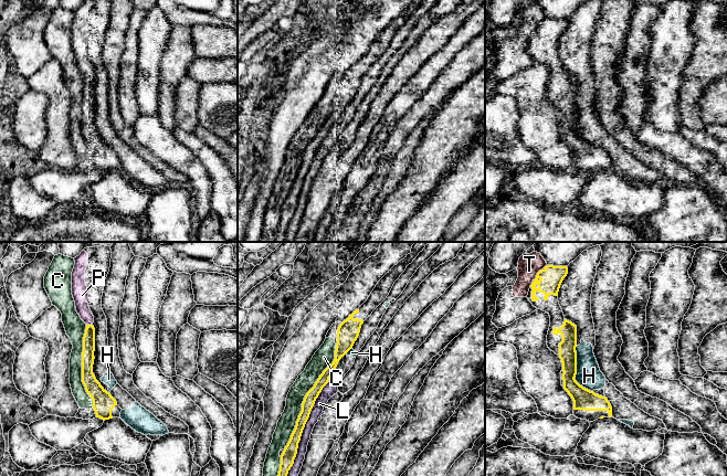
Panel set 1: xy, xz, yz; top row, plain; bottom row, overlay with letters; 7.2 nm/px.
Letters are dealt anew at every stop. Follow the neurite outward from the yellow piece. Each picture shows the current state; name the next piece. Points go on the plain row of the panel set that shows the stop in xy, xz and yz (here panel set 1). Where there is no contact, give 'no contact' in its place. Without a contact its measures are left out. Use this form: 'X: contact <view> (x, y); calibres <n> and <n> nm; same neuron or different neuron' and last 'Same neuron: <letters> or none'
C: contact xz (305, 149); calibres 90 and 130 nm; different neuron
H: contact yz (576, 124); calibres 160 and 180 nm; same neuron
L: contact xz (301, 188); calibres 100 and 80 nm; different neuron
P: contact xy (88, 77); calibres 100 and 120 nm; same neuron
T: contact yz (536, 28); calibres 160 and 160 nm; different neuron
Same neuron: H, P

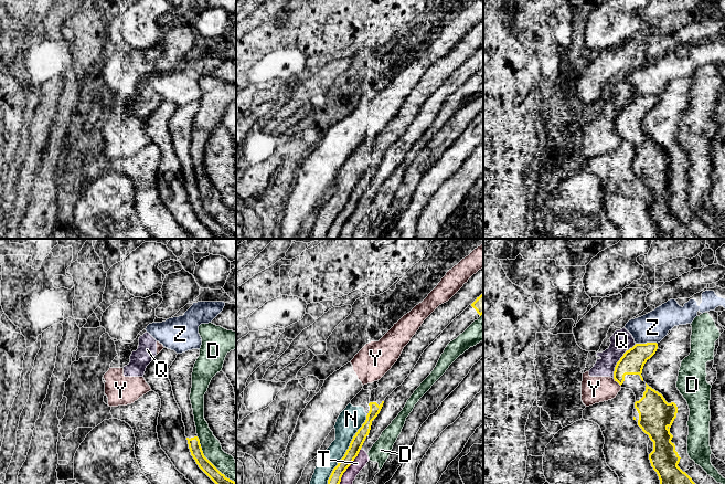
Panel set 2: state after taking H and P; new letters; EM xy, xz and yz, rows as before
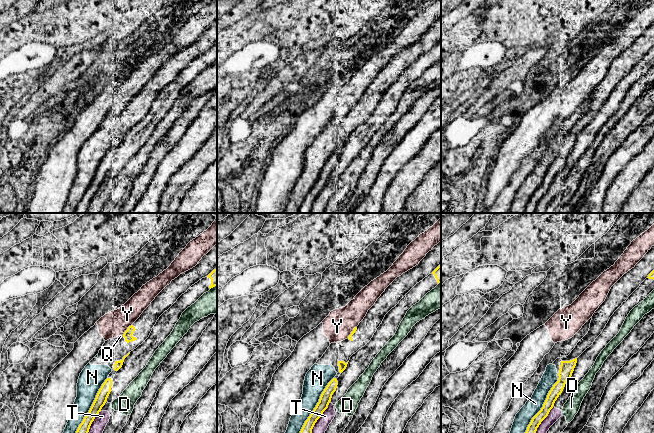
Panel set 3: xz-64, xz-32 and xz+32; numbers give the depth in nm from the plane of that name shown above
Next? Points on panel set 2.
D: contact xy (210, 214); calibres 120 and 140 nm; different neuron
N: contact xz (347, 203); calibres 90 and 180 nm; different neuron
Q: contact yz (620, 112); calibres 170 and 160 nm; different neuron
T: contact xz (348, 219); calibres 90 and 100 nm; different neuron
Y: contact yz (617, 134); calibres 170 and 190 nm; different neuron
Z: contact yz (647, 95); calibres 170 and 220 nm; different neuron
Same neuron: none

